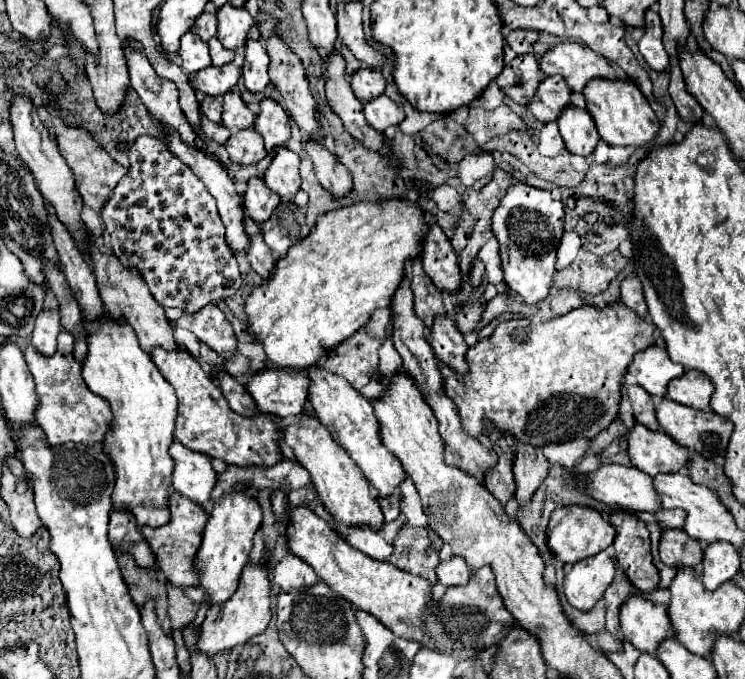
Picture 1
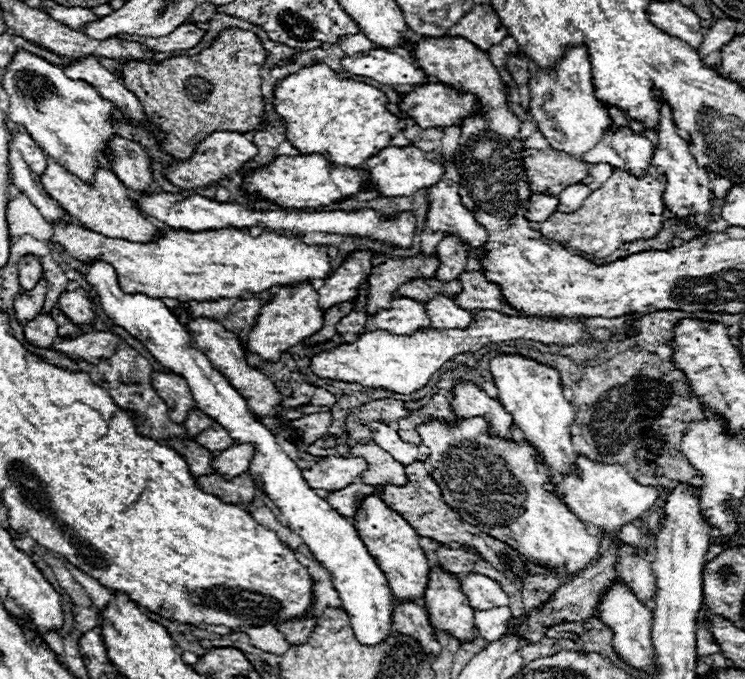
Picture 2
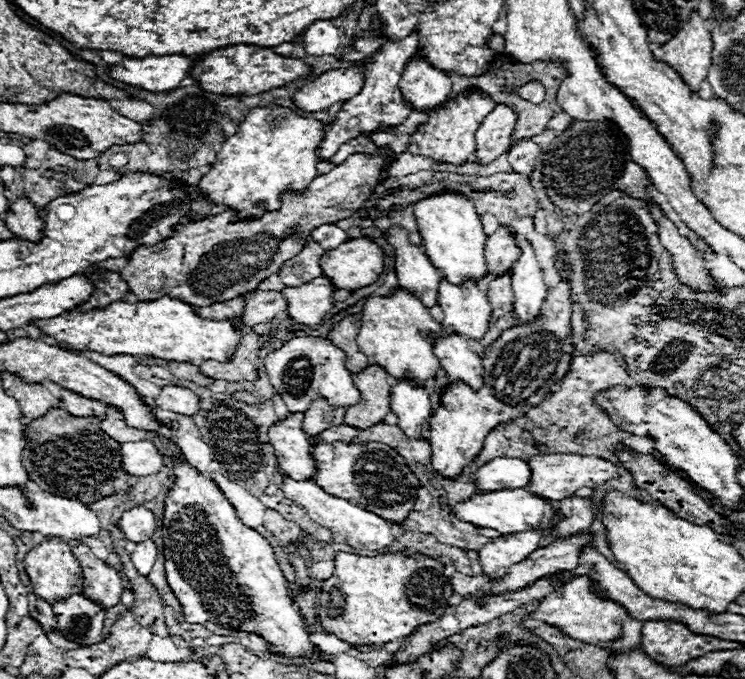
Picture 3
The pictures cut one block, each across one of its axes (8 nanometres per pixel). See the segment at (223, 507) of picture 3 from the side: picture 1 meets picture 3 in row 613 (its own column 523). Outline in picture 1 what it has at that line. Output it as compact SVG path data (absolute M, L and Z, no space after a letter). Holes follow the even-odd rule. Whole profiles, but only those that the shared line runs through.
M516 182L506 190L494 210L492 232L500 244L500 260L506 284L528 304L544 300L552 288L552 274L556 270L556 250L564 234L562 200L554 198L548 190Z

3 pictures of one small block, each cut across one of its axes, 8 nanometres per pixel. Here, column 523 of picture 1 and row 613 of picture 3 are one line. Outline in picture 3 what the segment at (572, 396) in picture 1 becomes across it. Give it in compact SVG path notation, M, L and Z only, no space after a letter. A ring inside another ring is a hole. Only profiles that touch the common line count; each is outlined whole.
M336 552L336 570L320 588L320 624L326 632L348 644L370 644L384 646L398 638L406 638L416 626L428 624L448 608L448 598L452 596L452 586L444 576L444 564L436 558L424 556L420 552L406 556L404 552L386 552L378 556L358 556L348 552Z

